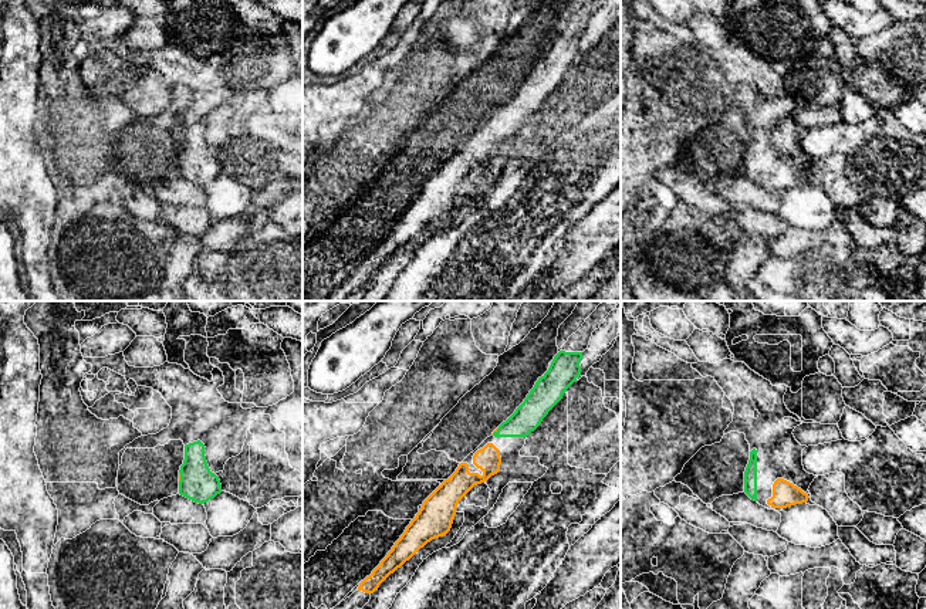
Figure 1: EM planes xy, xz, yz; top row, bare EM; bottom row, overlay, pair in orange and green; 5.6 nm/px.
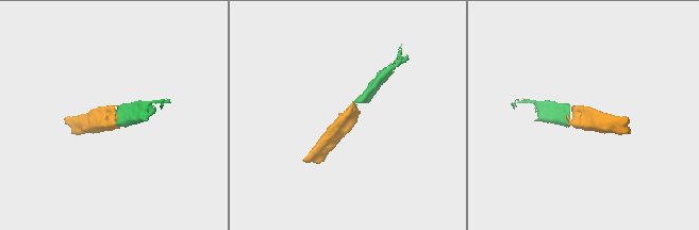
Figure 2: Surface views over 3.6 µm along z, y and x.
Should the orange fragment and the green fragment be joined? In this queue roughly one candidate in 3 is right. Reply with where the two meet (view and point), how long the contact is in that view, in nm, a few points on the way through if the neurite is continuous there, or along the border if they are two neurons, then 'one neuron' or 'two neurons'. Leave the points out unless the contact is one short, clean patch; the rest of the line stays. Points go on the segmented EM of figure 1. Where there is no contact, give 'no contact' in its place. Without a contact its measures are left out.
meets orange in xy at (179, 477); contact 60 nm long; runs through xy (179, 473), (179, 477), (192, 477), (198, 483); one neuron

